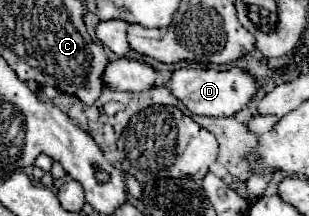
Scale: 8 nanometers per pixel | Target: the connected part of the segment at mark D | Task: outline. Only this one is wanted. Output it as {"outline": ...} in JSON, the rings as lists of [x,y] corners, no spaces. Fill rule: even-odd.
{"outline":[[[184,67],[172,73],[170,91],[176,99],[180,99],[194,115],[208,117],[232,117],[238,111],[246,109],[254,99],[258,83],[244,67],[230,67],[224,71],[216,69],[200,69],[200,67]]]}

